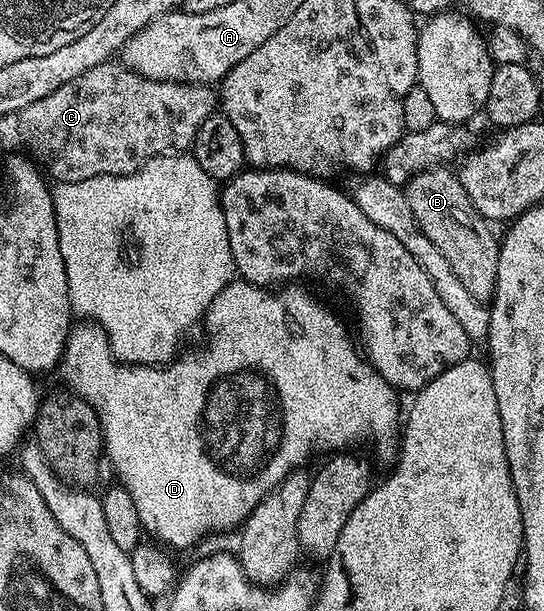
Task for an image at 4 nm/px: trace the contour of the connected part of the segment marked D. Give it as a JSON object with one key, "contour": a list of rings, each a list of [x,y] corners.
{"contour":[[[236,278],[227,284],[217,298],[209,306],[205,317],[207,324],[207,348],[199,348],[196,352],[184,351],[175,357],[170,364],[125,364],[116,360],[107,341],[107,333],[99,324],[79,322],[71,328],[67,335],[62,360],[57,365],[57,372],[63,375],[68,389],[77,392],[79,397],[99,415],[99,426],[103,429],[103,446],[106,459],[111,459],[115,472],[119,475],[118,483],[129,490],[129,498],[133,498],[135,517],[138,518],[144,533],[152,532],[154,539],[168,549],[191,548],[203,532],[223,532],[226,528],[238,529],[254,508],[266,498],[290,475],[302,469],[303,463],[314,452],[335,454],[340,450],[350,449],[350,444],[359,444],[362,440],[372,440],[379,452],[394,453],[397,441],[401,436],[401,408],[396,389],[381,378],[381,374],[370,364],[367,357],[357,347],[356,341],[347,333],[347,328],[326,308],[318,304],[299,286],[283,286],[271,291],[258,288],[256,284],[248,284],[242,278]]]}

